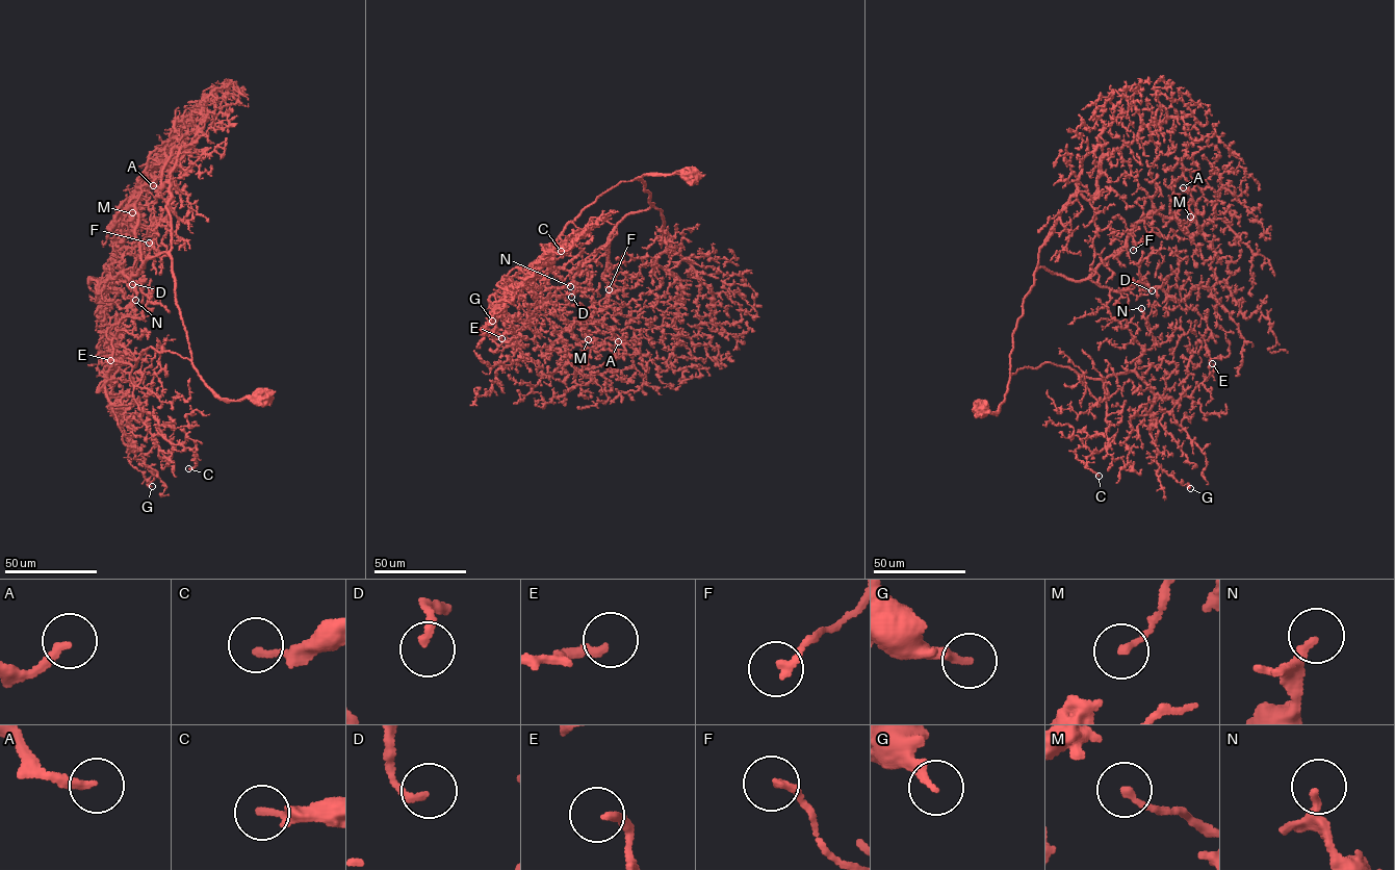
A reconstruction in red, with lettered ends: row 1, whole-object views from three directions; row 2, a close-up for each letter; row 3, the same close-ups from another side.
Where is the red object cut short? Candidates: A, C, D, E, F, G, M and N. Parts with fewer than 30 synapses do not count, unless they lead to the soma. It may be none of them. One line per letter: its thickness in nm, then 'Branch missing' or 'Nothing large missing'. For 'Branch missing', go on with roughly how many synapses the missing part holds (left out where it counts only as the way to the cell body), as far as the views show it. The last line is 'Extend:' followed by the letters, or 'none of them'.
A: Thickness 240 nm. Nothing large missing
C: Thickness 200 nm. Nothing large missing
D: Thickness 200 nm. Nothing large missing
E: Thickness 240 nm. Nothing large missing
F: Thickness 190 nm. Nothing large missing
G: Thickness 280 nm. Nothing large missing
M: Thickness 170 nm. Nothing large missing
N: Thickness 220 nm. Nothing large missing
Extend: none of them

